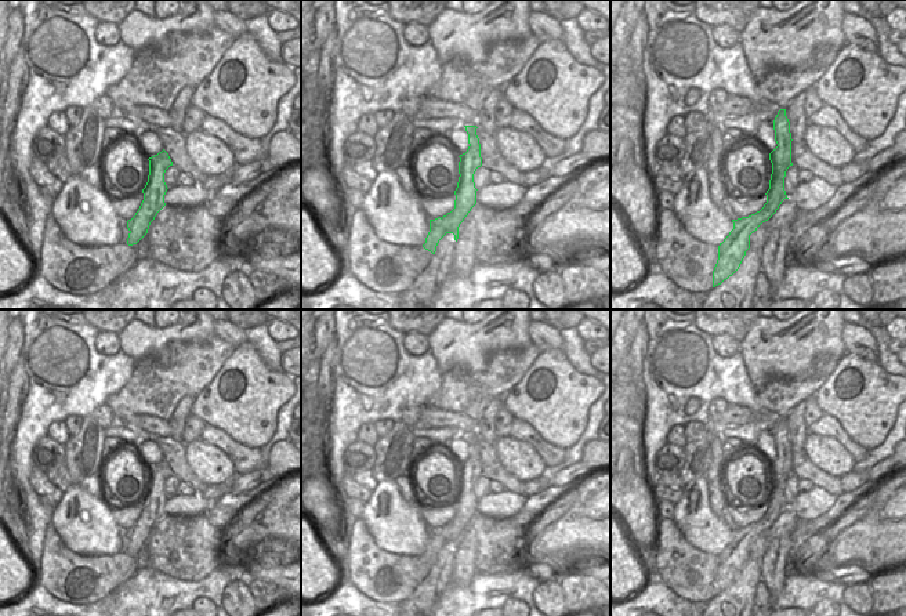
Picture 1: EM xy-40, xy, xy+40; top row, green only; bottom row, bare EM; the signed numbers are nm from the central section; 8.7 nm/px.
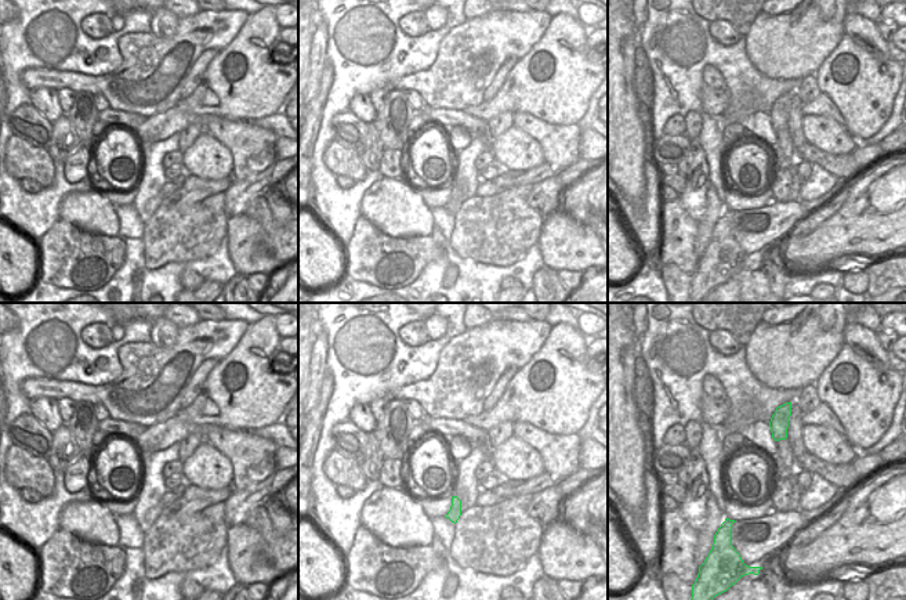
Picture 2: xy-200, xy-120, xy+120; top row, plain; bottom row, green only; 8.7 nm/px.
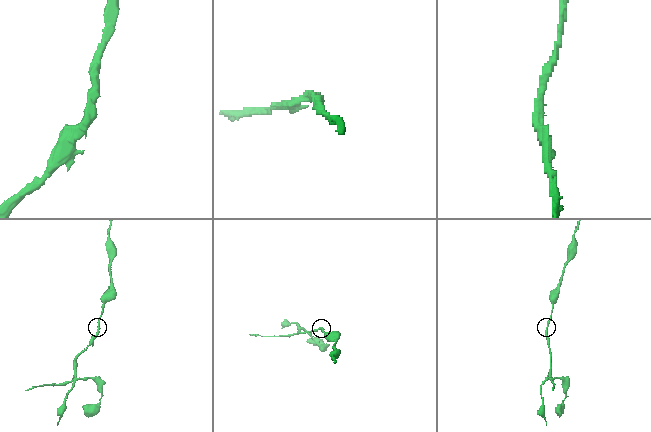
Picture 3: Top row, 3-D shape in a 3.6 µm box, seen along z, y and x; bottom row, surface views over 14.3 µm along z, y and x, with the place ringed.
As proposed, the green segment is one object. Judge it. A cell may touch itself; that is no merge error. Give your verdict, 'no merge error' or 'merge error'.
merge error

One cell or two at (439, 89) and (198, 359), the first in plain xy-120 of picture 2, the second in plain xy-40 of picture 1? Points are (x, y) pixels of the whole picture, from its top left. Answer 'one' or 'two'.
one

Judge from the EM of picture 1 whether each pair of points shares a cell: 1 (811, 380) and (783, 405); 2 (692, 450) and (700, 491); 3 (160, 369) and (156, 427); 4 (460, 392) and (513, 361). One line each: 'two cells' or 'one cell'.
1: one cell
2: two cells
3: two cells
4: one cell

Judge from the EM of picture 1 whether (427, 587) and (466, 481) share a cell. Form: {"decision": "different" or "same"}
{"decision": "same"}

